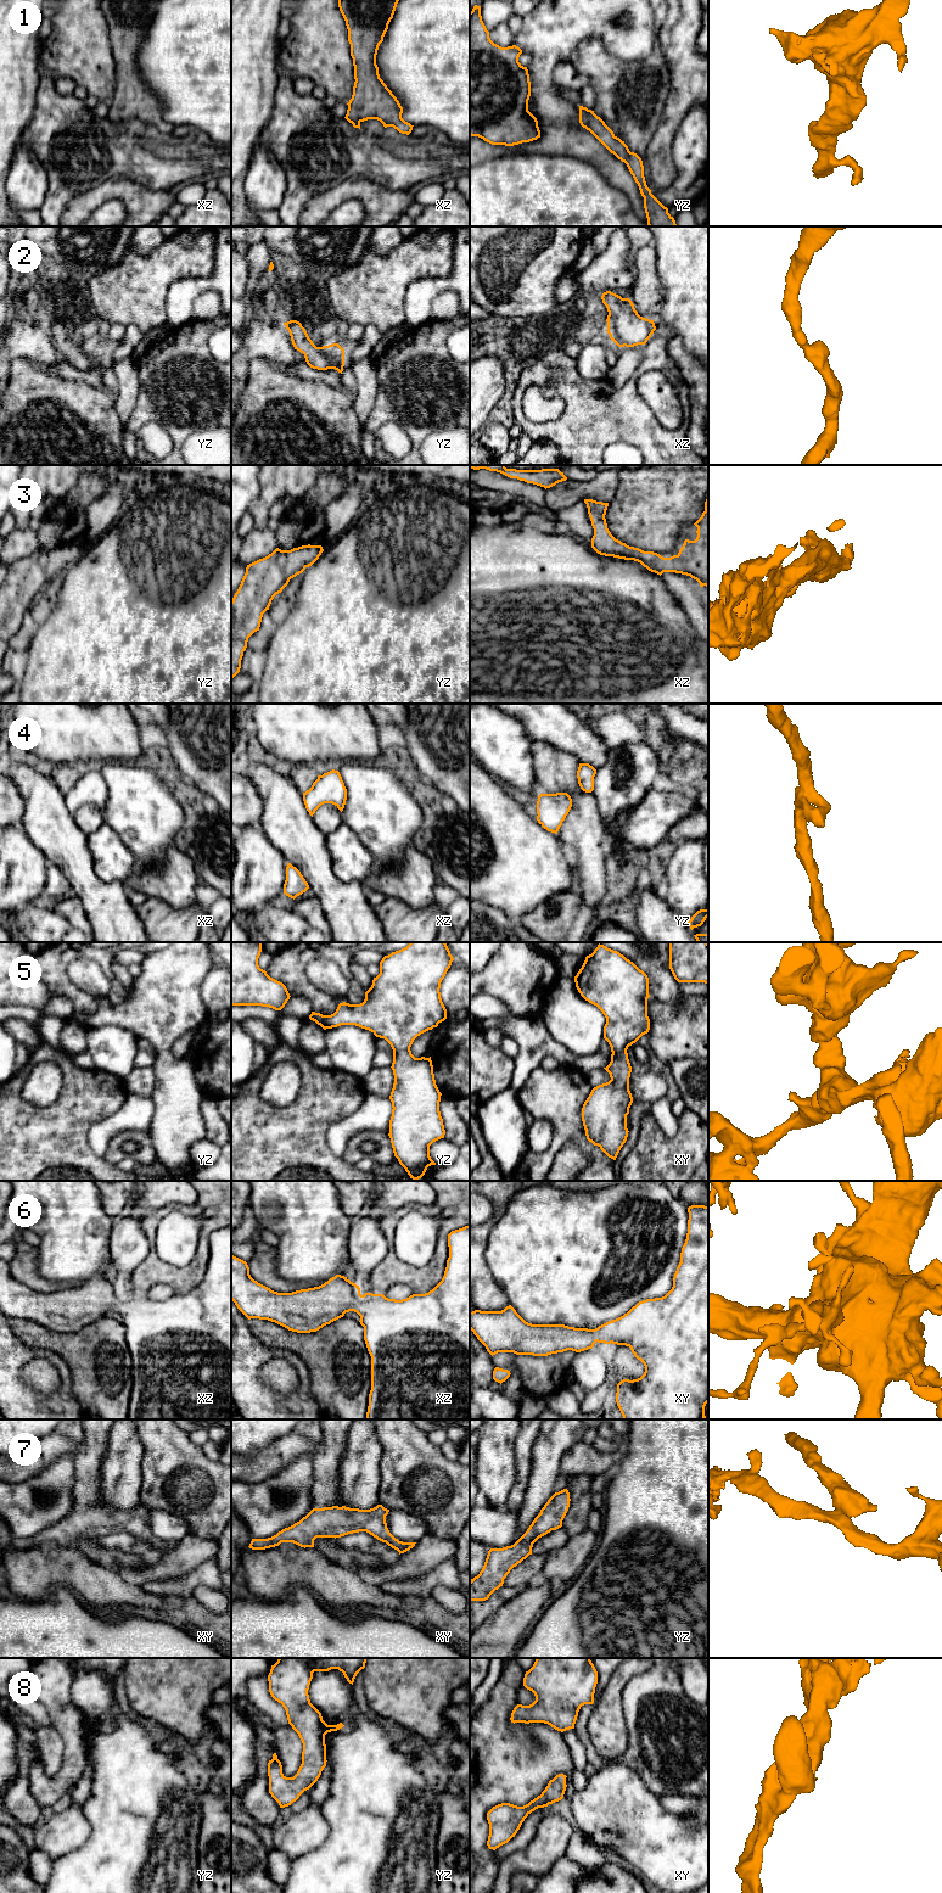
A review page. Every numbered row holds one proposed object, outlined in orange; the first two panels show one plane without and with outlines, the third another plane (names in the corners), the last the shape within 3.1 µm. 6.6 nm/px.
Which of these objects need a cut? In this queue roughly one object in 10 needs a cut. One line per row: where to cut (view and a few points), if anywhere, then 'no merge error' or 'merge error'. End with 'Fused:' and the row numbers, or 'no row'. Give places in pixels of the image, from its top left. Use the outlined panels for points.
1: no cut; no merge error
2: no cut; no merge error
3: no cut; no merge error
4: no cut; no merge error
5: no cut; no merge error
6: no cut; no merge error
7: no cut; no merge error
8: no cut; no merge error
Fused: no row

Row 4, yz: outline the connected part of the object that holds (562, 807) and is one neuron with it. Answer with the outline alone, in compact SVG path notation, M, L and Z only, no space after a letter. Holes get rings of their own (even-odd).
M567 793L540 794L537 801L537 821L548 831L557 834L572 807Z

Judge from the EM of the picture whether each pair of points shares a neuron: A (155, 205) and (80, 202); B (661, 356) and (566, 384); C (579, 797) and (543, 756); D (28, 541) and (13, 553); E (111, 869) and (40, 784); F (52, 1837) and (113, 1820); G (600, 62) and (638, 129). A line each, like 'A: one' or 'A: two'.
A: one
B: one
C: one
D: one
E: two
F: two
G: one

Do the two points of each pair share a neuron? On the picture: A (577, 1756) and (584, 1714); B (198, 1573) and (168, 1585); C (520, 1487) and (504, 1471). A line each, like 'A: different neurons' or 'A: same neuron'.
A: different neurons
B: same neuron
C: different neurons

